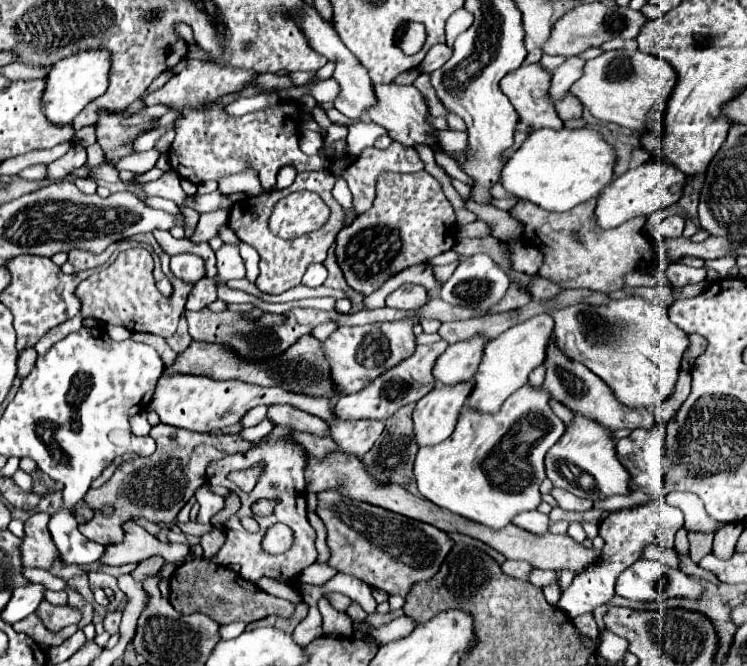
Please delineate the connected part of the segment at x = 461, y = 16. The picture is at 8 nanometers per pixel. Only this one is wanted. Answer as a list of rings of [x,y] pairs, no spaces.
[[[458,9],[448,21],[446,21],[446,45],[452,47],[454,39],[464,33],[472,25],[472,15],[466,9]]]

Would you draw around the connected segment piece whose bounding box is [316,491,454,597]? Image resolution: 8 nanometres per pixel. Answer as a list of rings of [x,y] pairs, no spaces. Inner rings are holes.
[[[336,491],[318,493],[316,497],[316,513],[328,529],[326,545],[332,553],[328,565],[364,581],[370,587],[384,589],[388,595],[406,597],[414,583],[430,579],[454,545],[454,541],[440,529],[396,515],[388,509],[346,499]]]

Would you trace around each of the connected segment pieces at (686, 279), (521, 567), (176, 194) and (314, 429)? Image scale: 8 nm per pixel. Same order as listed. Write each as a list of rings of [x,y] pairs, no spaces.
[[[668,267],[666,277],[674,287],[684,287],[690,283],[700,283],[706,279],[706,269],[694,267]]]
[[[506,559],[502,565],[502,571],[510,577],[516,577],[516,579],[528,579],[528,571],[532,569],[526,561],[512,561],[512,559]]]
[[[170,169],[166,171],[158,181],[152,181],[148,185],[142,185],[142,189],[146,191],[146,195],[150,197],[164,197],[164,199],[172,199],[174,203],[182,205],[186,193],[180,187],[180,177]]]
[[[272,405],[268,411],[268,419],[276,425],[286,425],[290,429],[298,429],[298,431],[306,431],[318,437],[328,437],[328,425],[326,421],[306,413],[306,411],[298,411],[290,405]]]

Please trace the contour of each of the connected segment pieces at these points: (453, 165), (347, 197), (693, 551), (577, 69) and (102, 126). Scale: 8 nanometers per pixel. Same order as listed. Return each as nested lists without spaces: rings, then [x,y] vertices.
[[[442,151],[435,152],[435,160],[440,165],[449,176],[456,178],[469,186],[473,186],[474,182],[470,176],[464,173],[459,165],[446,153]]]
[[[337,178],[332,193],[334,193],[334,199],[344,207],[344,211],[346,211],[346,223],[344,225],[348,225],[356,217],[356,213],[352,209],[352,193],[350,193],[350,189],[348,189],[348,185],[343,178]]]
[[[690,531],[688,533],[688,541],[690,541],[690,559],[694,563],[698,563],[704,555],[708,555],[712,551],[712,541],[714,541],[714,533],[696,533]]]
[[[568,57],[558,69],[552,71],[552,87],[550,97],[556,103],[560,97],[566,95],[566,91],[582,77],[582,65],[586,65],[580,57]]]
[[[134,101],[124,113],[118,113],[118,115],[108,115],[108,113],[102,113],[100,115],[100,121],[98,121],[98,129],[96,129],[96,137],[98,137],[98,143],[102,145],[104,149],[104,155],[108,157],[110,165],[114,165],[120,157],[124,155],[130,155],[132,153],[132,141],[134,137],[144,131],[146,127],[150,127],[152,123],[146,123],[146,125],[140,125],[140,127],[122,127],[120,121],[136,111],[140,111],[144,107],[142,101]]]

